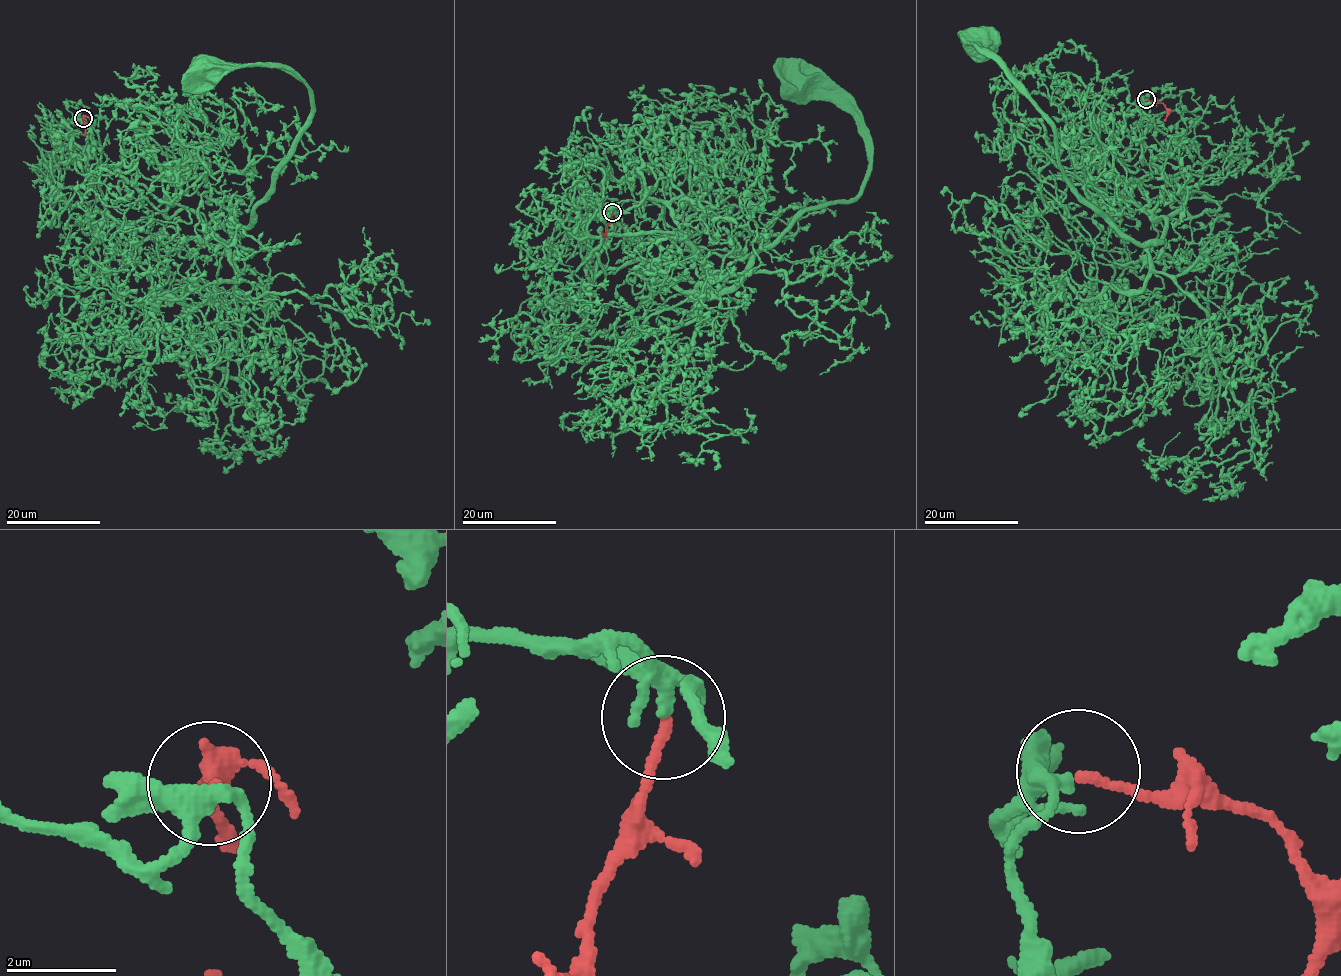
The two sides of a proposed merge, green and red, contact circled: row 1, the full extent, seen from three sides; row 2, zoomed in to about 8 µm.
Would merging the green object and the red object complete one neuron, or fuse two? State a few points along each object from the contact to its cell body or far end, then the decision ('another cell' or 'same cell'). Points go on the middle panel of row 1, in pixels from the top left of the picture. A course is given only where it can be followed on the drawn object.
course green (613, 212), (593, 274), (648, 261), (689, 295), (720, 296), (867, 172), (853, 116), (796, 84); course red (613, 212), (606, 230), (603, 235), (601, 232); same cell

